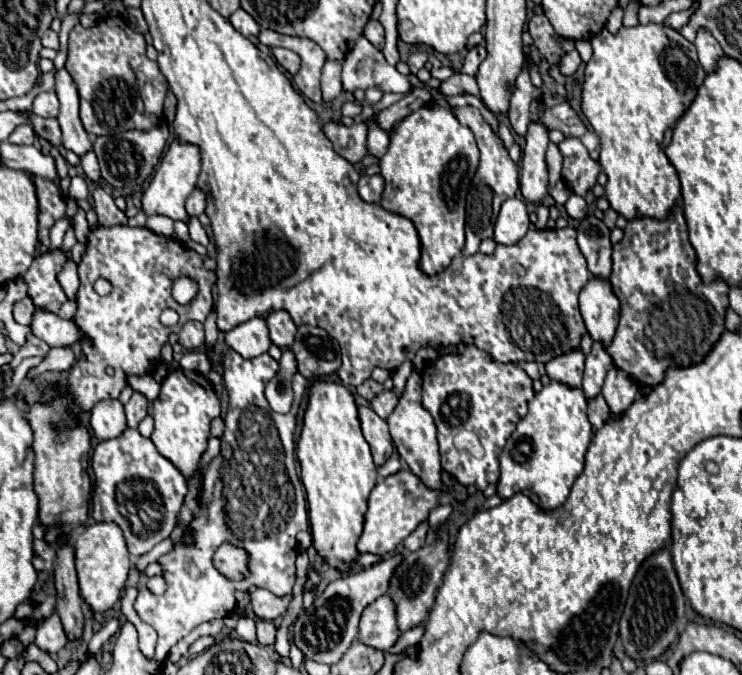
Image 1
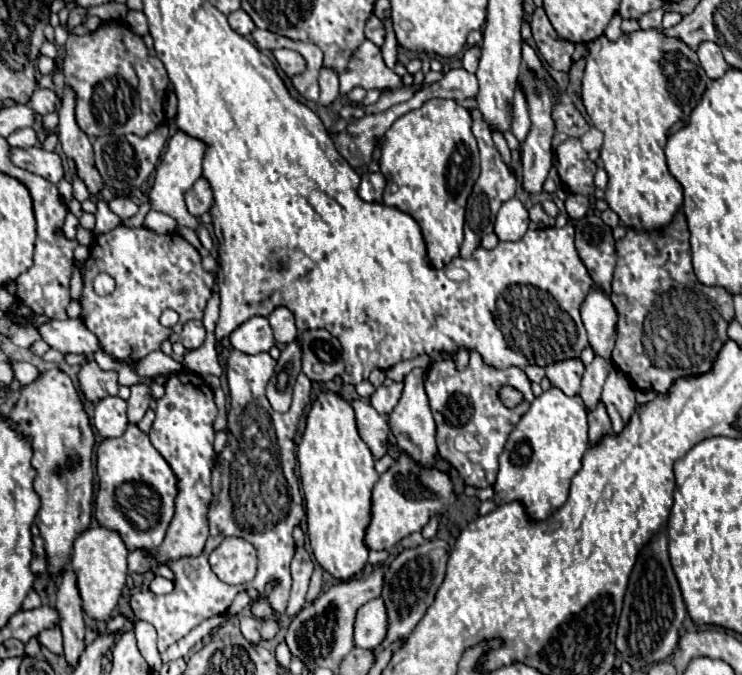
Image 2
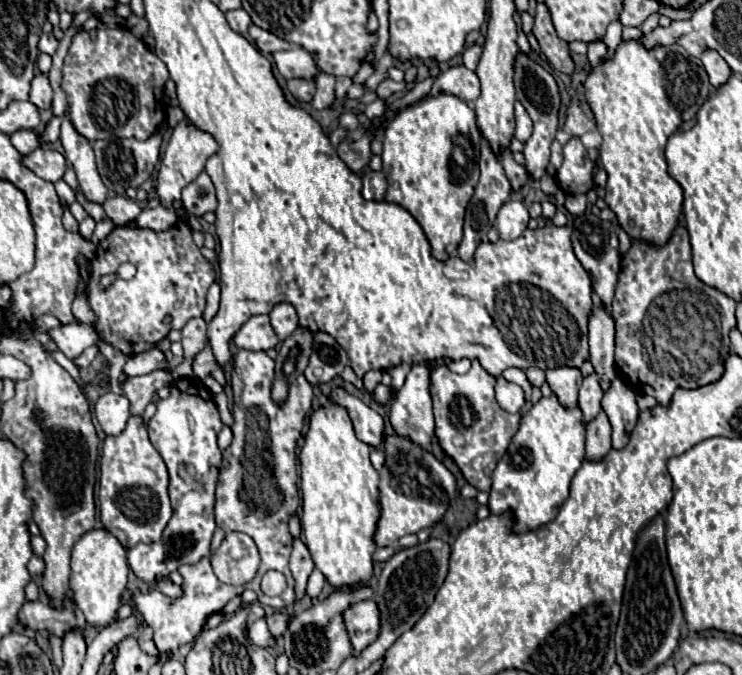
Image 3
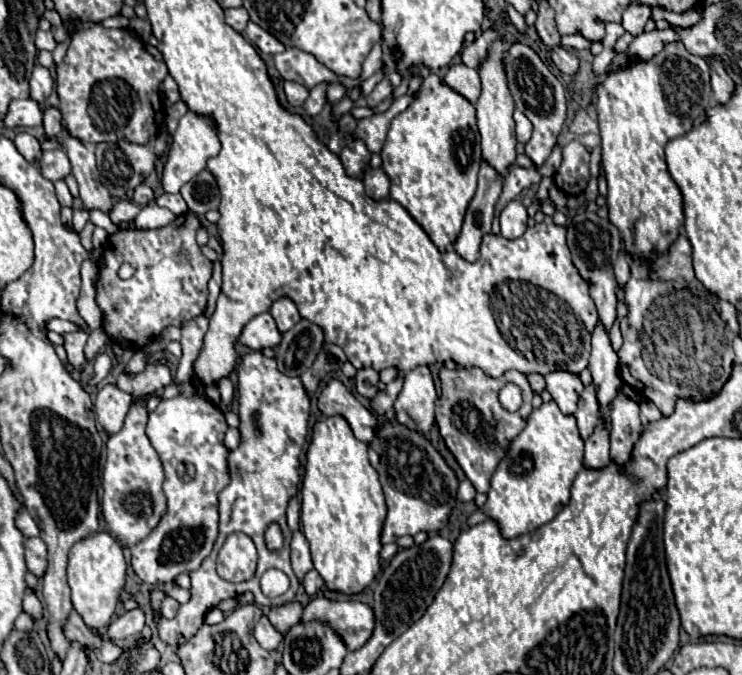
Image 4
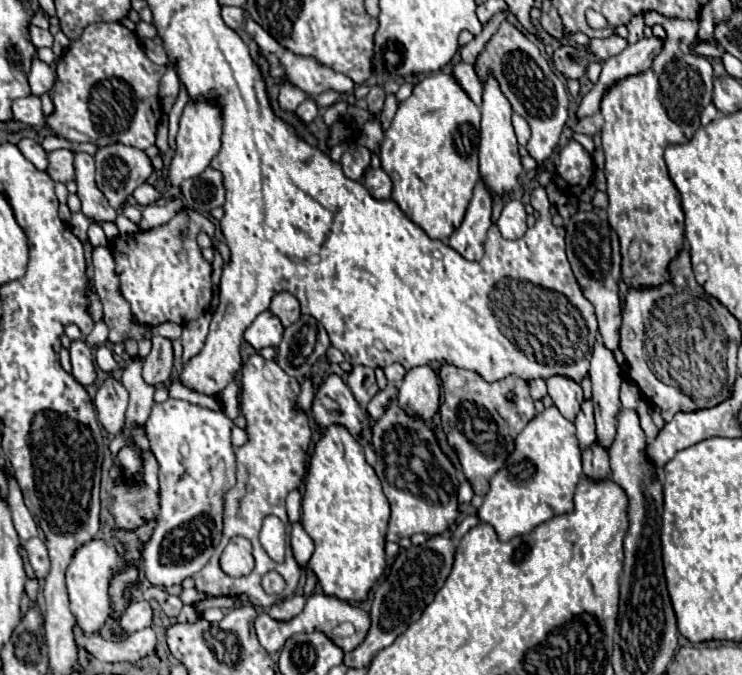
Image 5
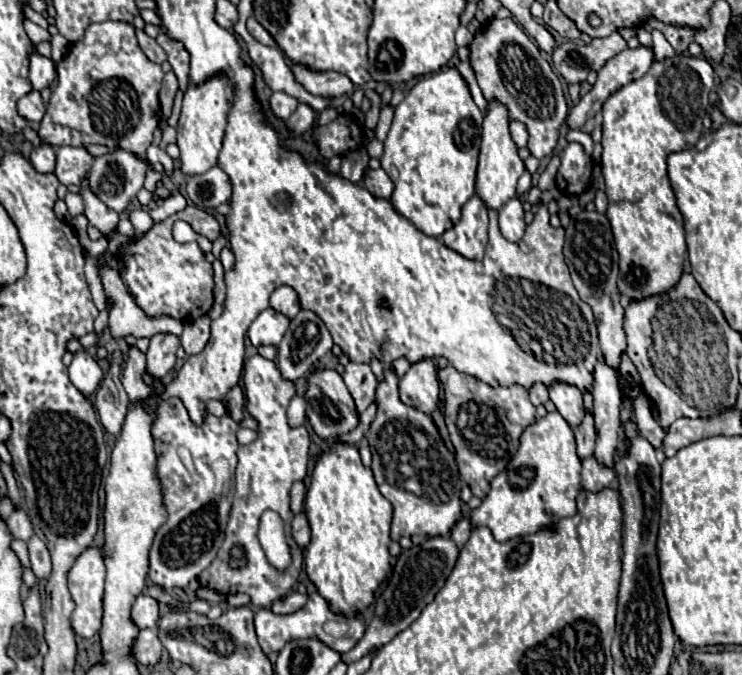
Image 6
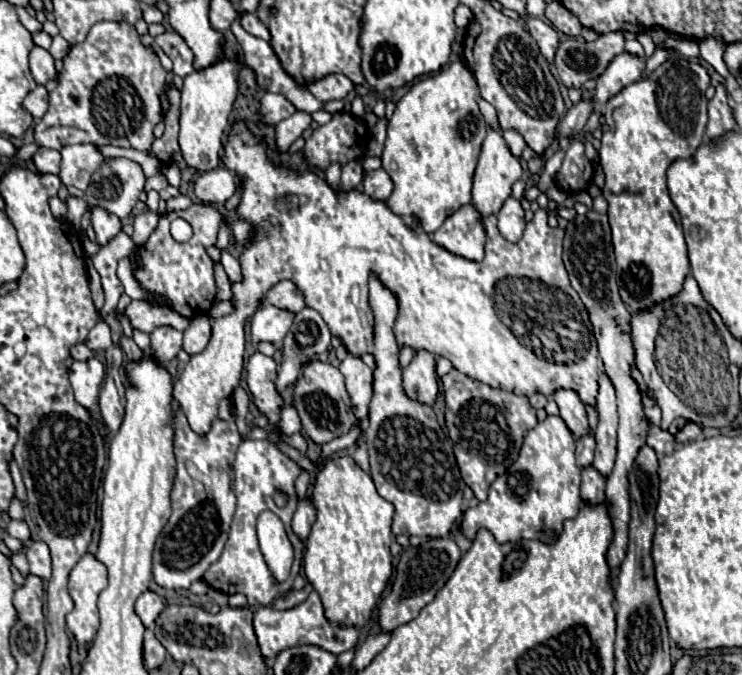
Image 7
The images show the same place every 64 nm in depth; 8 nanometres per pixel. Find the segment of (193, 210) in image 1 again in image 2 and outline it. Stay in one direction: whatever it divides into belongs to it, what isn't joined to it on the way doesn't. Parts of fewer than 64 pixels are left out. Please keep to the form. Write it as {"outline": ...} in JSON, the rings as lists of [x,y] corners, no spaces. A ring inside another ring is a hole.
{"outline":[[[206,178],[196,180],[196,184],[186,192],[186,206],[188,212],[196,218],[200,218],[204,212],[210,210],[210,206],[214,204],[214,194],[210,188],[210,182]]]}

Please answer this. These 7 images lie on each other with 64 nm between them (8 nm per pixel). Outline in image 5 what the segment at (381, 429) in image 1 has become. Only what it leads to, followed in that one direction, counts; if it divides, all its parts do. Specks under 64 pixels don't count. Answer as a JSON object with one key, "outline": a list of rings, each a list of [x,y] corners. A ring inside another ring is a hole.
{"outline":[[[330,374],[314,392],[312,416],[322,430],[344,426],[352,436],[360,436],[368,426],[368,414],[356,404],[356,398],[338,374]]]}

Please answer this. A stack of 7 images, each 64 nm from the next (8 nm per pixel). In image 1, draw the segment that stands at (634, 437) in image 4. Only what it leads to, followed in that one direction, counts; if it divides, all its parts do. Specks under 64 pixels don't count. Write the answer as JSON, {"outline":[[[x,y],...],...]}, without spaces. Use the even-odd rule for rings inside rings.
{"outline":[[[612,366],[602,386],[602,396],[606,404],[610,406],[610,414],[622,416],[630,408],[630,404],[636,400],[636,394],[638,394],[638,388],[634,380],[624,370]]]}

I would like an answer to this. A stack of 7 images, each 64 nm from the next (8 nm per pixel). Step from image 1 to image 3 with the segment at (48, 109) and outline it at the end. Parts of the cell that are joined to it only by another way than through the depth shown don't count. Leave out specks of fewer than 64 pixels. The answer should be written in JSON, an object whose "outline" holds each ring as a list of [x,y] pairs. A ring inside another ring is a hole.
{"outline":[[[38,72],[32,80],[32,90],[30,90],[30,102],[36,104],[40,110],[48,108],[52,104],[52,86],[46,74]]]}

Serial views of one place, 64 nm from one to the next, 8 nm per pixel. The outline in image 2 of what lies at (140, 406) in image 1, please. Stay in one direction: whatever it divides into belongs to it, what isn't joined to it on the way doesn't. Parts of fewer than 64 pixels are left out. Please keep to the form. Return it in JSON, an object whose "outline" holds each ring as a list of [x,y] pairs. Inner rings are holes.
{"outline":[[[138,382],[134,386],[130,386],[130,398],[128,398],[128,422],[138,424],[144,416],[144,412],[148,410],[152,400],[150,394],[150,386],[146,382]]]}

